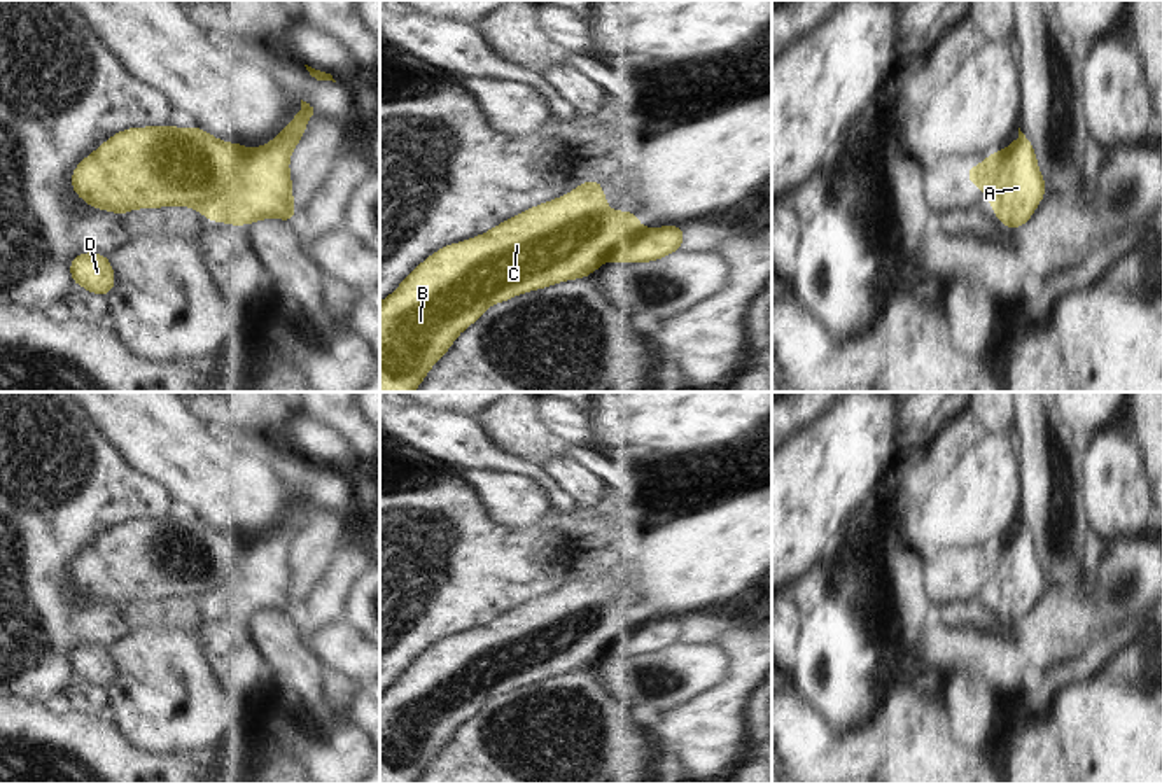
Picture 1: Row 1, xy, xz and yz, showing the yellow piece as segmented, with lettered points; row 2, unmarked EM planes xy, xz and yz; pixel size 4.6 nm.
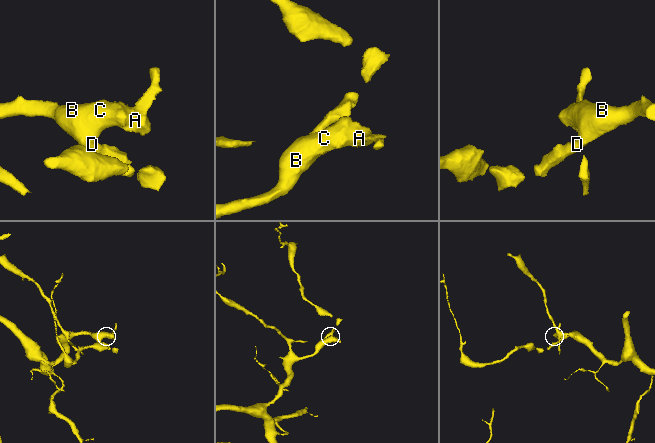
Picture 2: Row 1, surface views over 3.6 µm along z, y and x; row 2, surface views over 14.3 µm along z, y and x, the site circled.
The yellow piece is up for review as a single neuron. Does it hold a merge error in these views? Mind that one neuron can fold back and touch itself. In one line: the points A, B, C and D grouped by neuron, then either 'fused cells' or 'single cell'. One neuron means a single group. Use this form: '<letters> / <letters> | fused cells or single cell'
A / B C D | fused cells

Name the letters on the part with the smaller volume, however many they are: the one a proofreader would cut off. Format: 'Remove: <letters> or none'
Remove: A

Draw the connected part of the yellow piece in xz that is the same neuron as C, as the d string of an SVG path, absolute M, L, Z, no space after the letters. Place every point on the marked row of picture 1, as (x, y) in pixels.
M588 180L480 236L441 247L380 303L380 392L415 392L457 336L488 306L590 276L614 247L635 243L640 231L635 212L609 210L600 180Z

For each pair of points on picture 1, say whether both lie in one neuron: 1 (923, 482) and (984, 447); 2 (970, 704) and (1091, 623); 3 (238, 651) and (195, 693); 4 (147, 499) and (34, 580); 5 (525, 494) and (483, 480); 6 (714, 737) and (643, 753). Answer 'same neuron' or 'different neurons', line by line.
1: different neurons
2: different neurons
3: different neurons
4: same neuron
5: same neuron
6: different neurons

